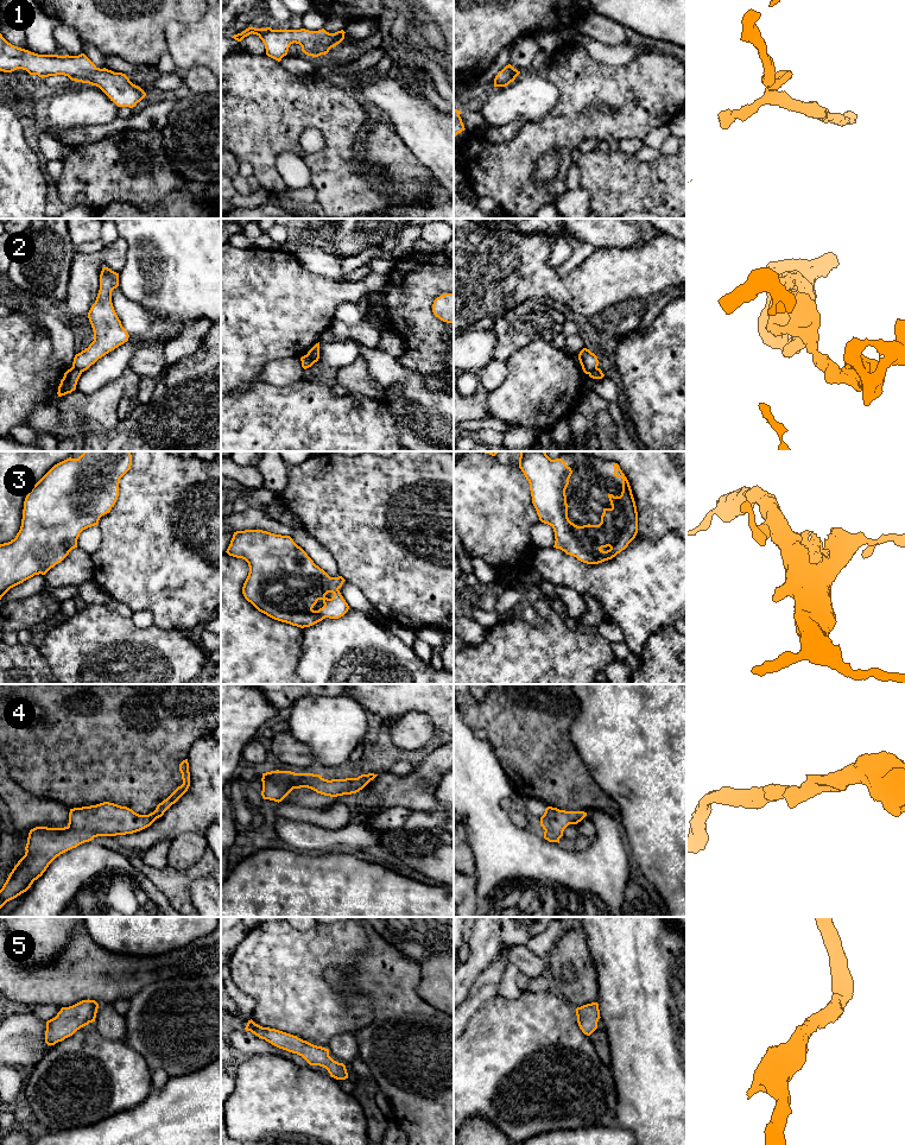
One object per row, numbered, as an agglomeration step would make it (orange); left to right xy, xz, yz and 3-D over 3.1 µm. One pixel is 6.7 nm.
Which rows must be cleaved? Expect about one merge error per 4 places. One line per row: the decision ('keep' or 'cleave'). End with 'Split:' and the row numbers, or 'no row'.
1: keep
2: cleave
3: keep
4: keep
5: keep
Split: 2

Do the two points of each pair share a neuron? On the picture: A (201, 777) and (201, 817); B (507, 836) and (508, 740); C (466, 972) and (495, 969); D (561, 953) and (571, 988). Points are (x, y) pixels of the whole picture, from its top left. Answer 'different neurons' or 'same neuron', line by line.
A: same neuron
B: different neurons
C: different neurons
D: same neuron

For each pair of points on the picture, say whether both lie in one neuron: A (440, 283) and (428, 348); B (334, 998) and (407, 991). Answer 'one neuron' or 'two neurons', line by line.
A: one neuron
B: two neurons

